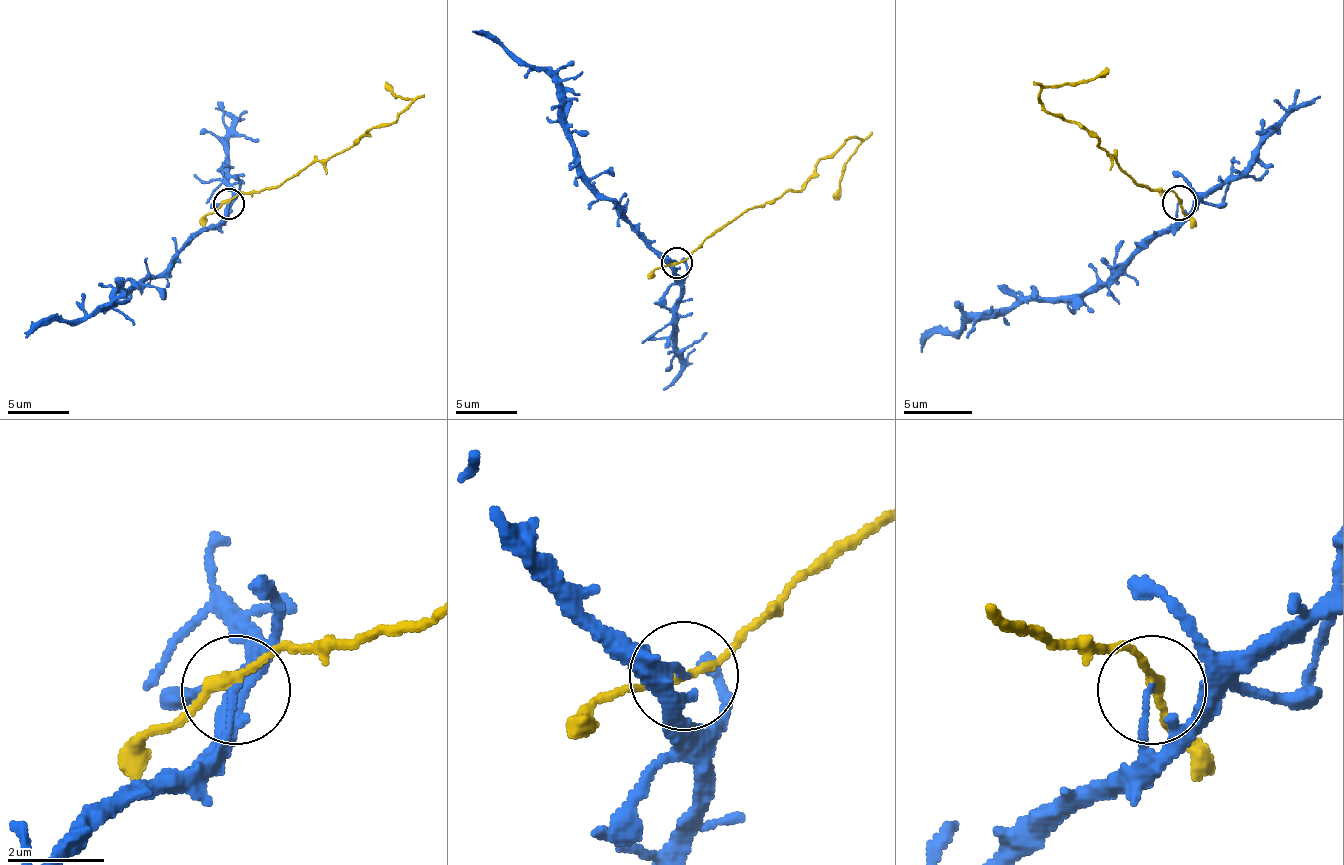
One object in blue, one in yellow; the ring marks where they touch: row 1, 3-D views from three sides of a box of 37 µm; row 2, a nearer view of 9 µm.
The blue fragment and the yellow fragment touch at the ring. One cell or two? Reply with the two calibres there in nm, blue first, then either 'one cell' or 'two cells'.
110/200 nm | two cells

